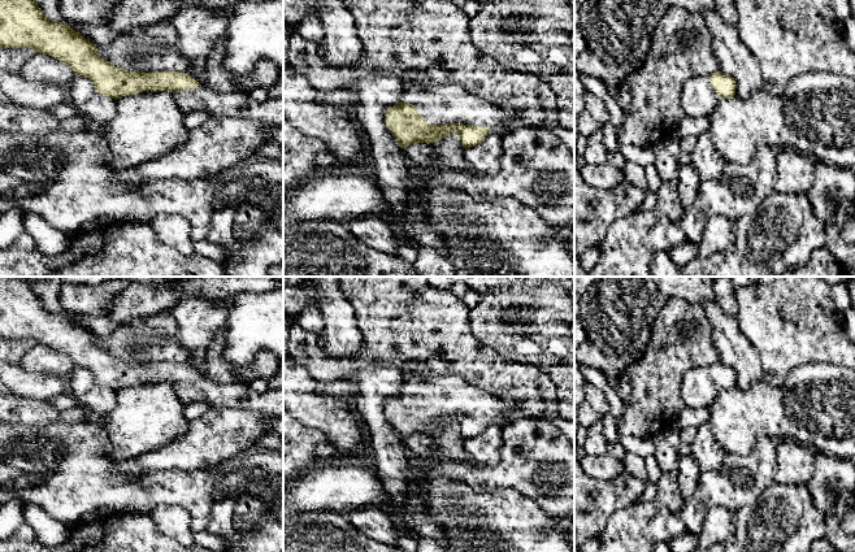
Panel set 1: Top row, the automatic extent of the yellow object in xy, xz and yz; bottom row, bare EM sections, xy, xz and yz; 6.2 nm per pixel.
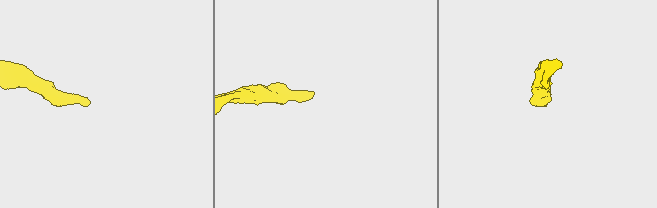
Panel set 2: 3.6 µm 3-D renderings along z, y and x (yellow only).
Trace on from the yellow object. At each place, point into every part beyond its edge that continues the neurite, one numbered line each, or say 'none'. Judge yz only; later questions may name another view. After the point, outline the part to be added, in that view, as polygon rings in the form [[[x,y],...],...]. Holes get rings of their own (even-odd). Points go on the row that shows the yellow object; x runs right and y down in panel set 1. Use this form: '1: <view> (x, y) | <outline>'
1: yz (698, 98) | [[[699,74],[687,79],[681,91],[681,107],[687,117],[708,116],[721,97],[711,87],[708,77]]]

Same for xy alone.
1: xy (217, 104) | [[[205,84],[172,94],[185,114],[203,110],[217,119],[233,117],[269,125],[270,129],[265,132],[266,142],[283,147],[283,97],[270,97],[259,103],[249,94],[220,92]]]

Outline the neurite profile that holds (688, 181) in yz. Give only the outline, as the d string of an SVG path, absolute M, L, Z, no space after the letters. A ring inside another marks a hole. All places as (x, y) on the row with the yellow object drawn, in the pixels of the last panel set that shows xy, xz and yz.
M678 165L676 171L676 191L680 199L680 205L687 209L694 205L699 196L700 175L694 165Z

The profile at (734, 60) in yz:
M716 9L699 12L712 35L712 49L719 61L719 71L735 81L735 95L748 99L761 88L758 60L742 44L737 30L724 22Z

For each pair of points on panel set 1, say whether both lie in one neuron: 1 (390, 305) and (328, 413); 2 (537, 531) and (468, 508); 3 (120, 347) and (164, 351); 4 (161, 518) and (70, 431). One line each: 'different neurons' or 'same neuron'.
1: different neurons
2: same neuron
3: same neuron
4: different neurons

